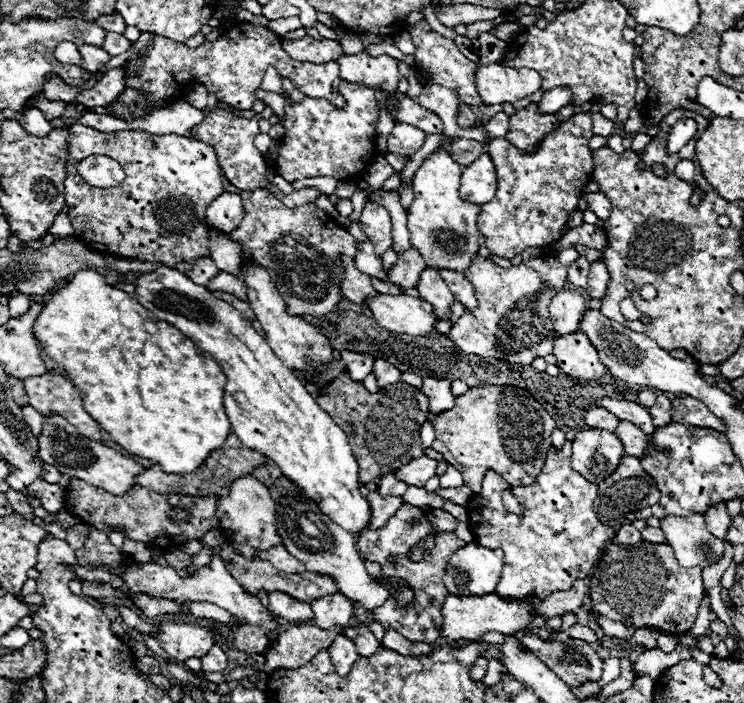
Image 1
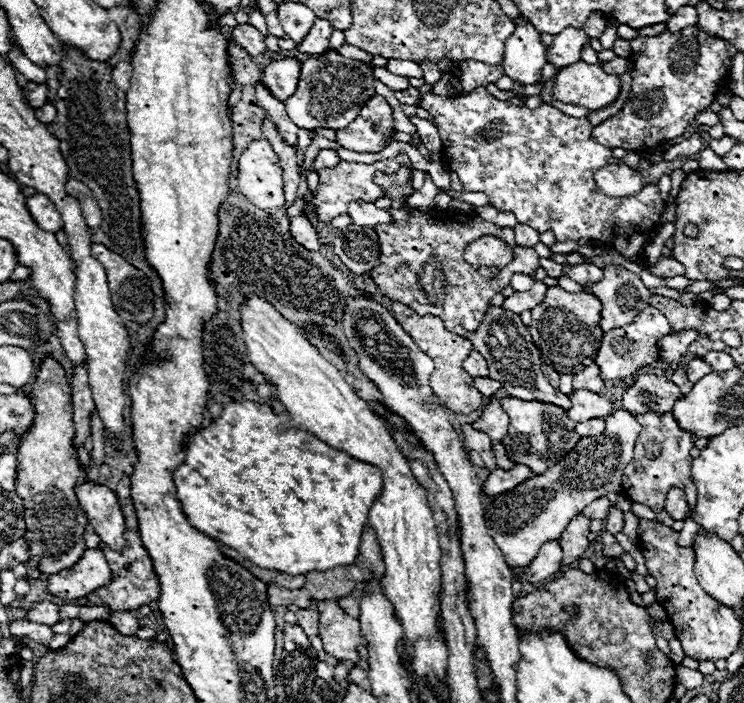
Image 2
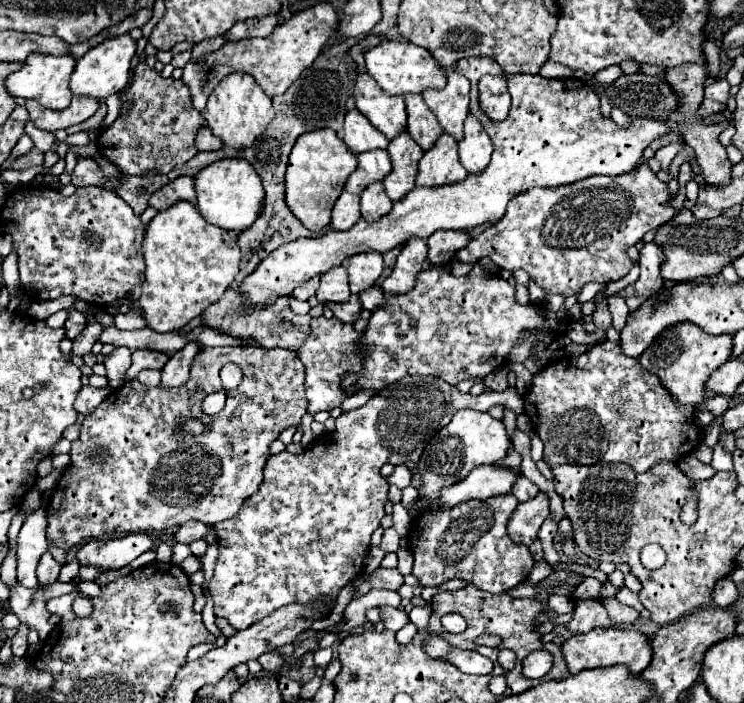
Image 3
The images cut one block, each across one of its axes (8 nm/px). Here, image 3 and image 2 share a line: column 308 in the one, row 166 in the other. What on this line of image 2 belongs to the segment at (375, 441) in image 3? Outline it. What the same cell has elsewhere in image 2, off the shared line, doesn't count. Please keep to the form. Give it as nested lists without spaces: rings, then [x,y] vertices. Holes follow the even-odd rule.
[[[484,86],[474,88],[468,96],[458,98],[424,94],[420,106],[434,116],[442,134],[444,164],[450,172],[458,174],[464,192],[486,194],[490,206],[502,212],[512,212],[520,224],[534,228],[538,234],[546,230],[554,232],[558,242],[578,242],[580,238],[598,240],[612,244],[632,262],[644,262],[644,242],[656,230],[666,202],[662,200],[656,184],[645,185],[638,194],[622,198],[604,196],[600,190],[596,190],[592,176],[598,168],[612,162],[612,150],[592,140],[592,124],[586,118],[566,116],[550,104],[542,104],[536,110],[514,106],[494,98]]]

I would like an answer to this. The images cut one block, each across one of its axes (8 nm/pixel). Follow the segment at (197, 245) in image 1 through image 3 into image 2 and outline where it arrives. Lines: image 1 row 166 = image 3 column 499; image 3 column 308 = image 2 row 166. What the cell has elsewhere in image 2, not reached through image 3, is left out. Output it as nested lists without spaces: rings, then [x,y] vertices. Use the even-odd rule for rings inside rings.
[[[252,140],[238,160],[238,190],[258,208],[284,206],[282,168],[268,140]]]

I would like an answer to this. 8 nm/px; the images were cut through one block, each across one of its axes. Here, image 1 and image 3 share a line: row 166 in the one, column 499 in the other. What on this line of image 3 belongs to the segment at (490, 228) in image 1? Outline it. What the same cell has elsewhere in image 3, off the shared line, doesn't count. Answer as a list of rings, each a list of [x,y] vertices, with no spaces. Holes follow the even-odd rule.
[[[502,494],[488,500],[468,500],[452,508],[428,510],[416,516],[408,534],[408,548],[414,556],[412,576],[424,586],[438,586],[450,578],[462,578],[492,594],[502,594],[524,582],[534,560],[528,546],[514,542],[506,532],[506,524],[516,506],[518,500],[514,494]]]

